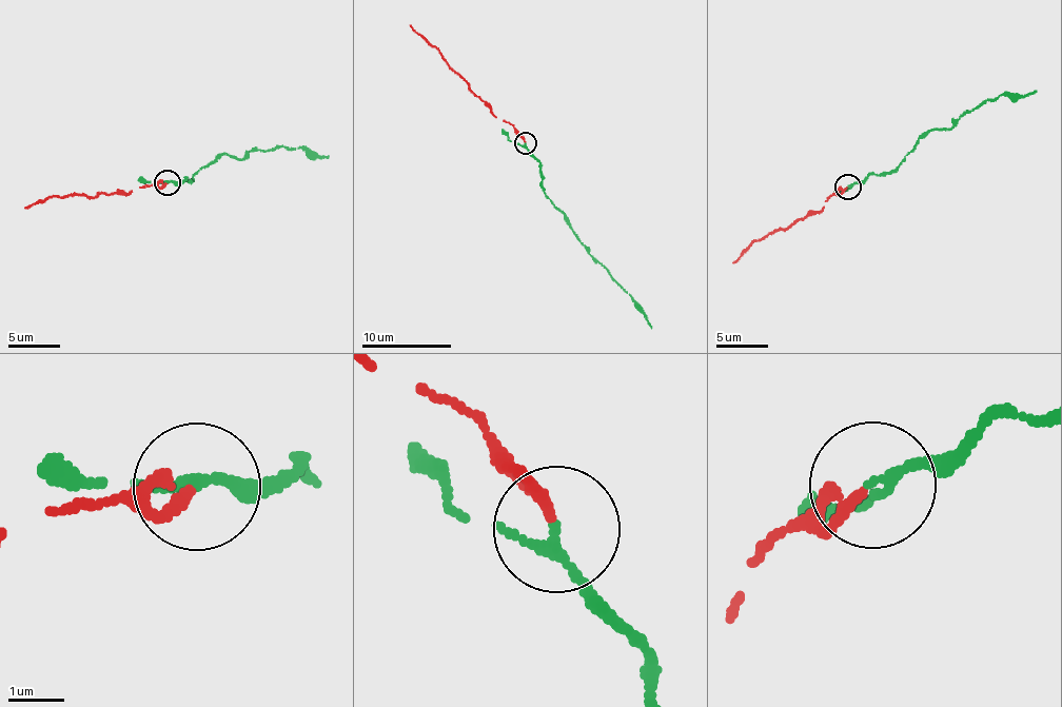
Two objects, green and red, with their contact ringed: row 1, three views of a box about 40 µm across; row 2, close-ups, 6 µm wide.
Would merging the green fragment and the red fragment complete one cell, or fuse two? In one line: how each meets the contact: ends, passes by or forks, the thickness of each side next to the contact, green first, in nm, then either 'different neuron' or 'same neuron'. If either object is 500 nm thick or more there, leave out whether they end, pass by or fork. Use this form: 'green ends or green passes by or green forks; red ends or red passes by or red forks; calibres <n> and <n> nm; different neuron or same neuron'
green passes by; red ends; calibres 160 and 190 nm; same neuron

